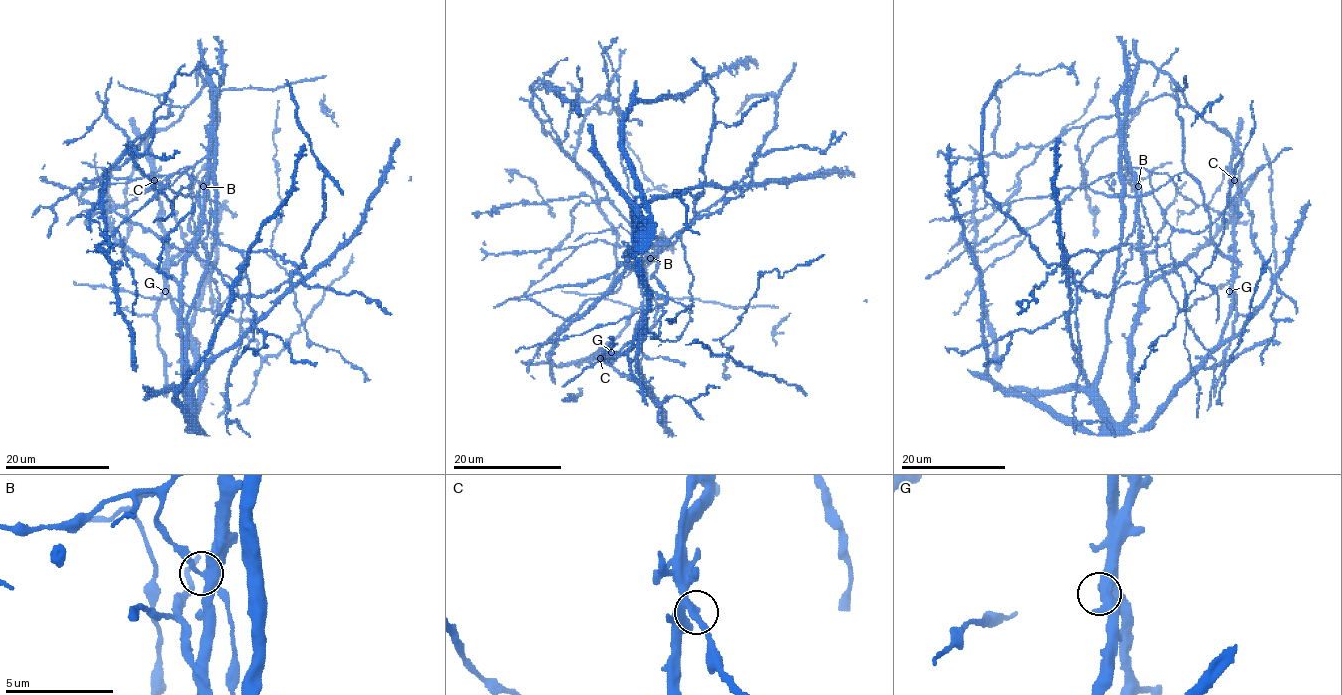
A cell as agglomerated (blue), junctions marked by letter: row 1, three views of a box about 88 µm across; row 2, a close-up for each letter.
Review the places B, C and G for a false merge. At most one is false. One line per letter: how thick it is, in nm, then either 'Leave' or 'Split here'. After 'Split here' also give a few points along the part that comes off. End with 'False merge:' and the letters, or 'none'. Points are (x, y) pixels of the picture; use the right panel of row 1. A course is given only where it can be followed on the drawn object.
B: Thickness 420 nm. Leave
C: Thickness 400 nm. Leave
G: Thickness 400 nm. Leave
False merge: none

